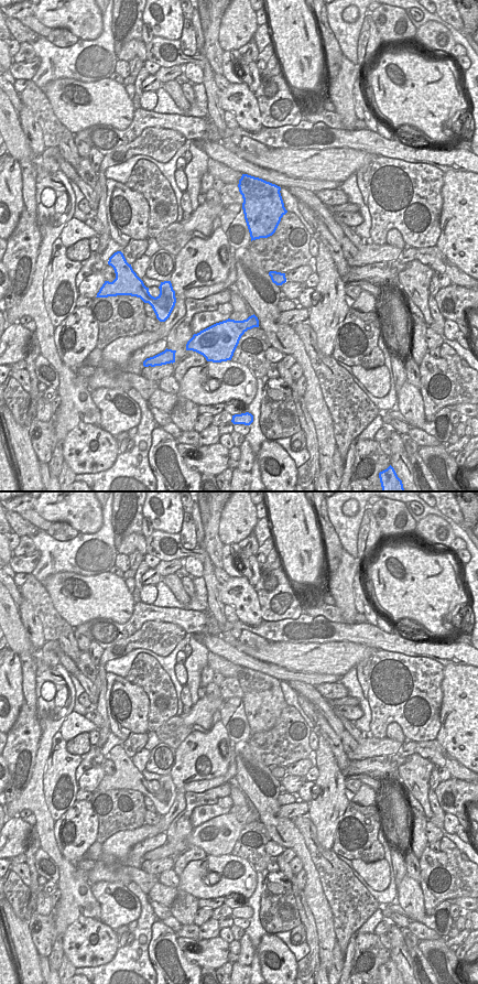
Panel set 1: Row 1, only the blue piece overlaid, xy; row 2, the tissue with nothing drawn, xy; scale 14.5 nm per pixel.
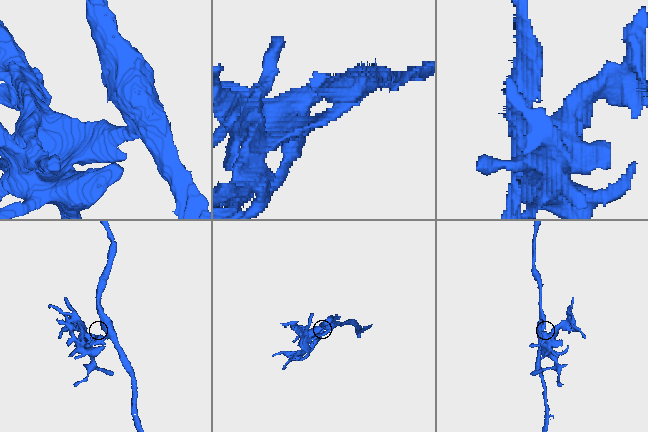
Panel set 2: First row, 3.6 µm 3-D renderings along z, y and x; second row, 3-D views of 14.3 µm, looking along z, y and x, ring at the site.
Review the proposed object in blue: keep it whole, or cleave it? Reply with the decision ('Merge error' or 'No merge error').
Merge error

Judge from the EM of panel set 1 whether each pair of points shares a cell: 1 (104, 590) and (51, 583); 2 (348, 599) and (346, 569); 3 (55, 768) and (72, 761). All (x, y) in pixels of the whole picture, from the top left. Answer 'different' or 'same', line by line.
1: same
2: same
3: same

